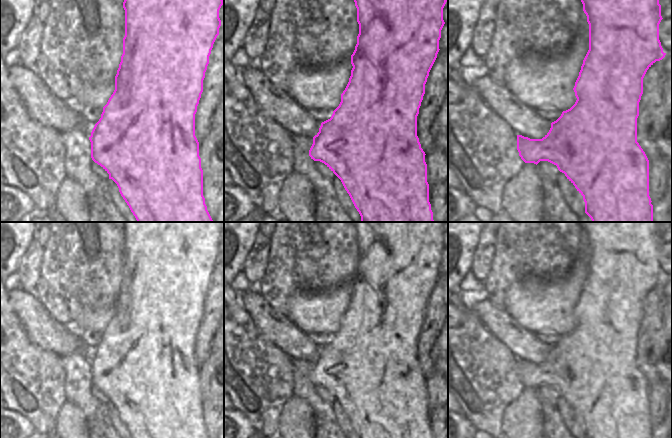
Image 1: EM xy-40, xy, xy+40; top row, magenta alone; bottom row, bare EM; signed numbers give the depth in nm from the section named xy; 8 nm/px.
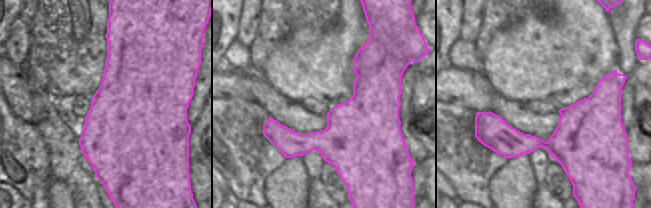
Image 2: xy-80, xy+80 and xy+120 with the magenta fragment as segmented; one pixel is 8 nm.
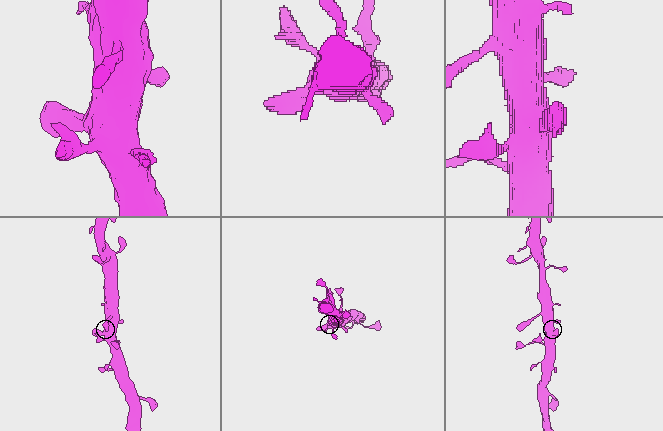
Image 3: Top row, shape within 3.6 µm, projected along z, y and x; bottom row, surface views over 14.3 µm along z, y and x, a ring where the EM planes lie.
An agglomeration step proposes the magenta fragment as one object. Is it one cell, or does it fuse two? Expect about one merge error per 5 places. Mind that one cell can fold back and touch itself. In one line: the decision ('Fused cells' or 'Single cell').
Single cell.

